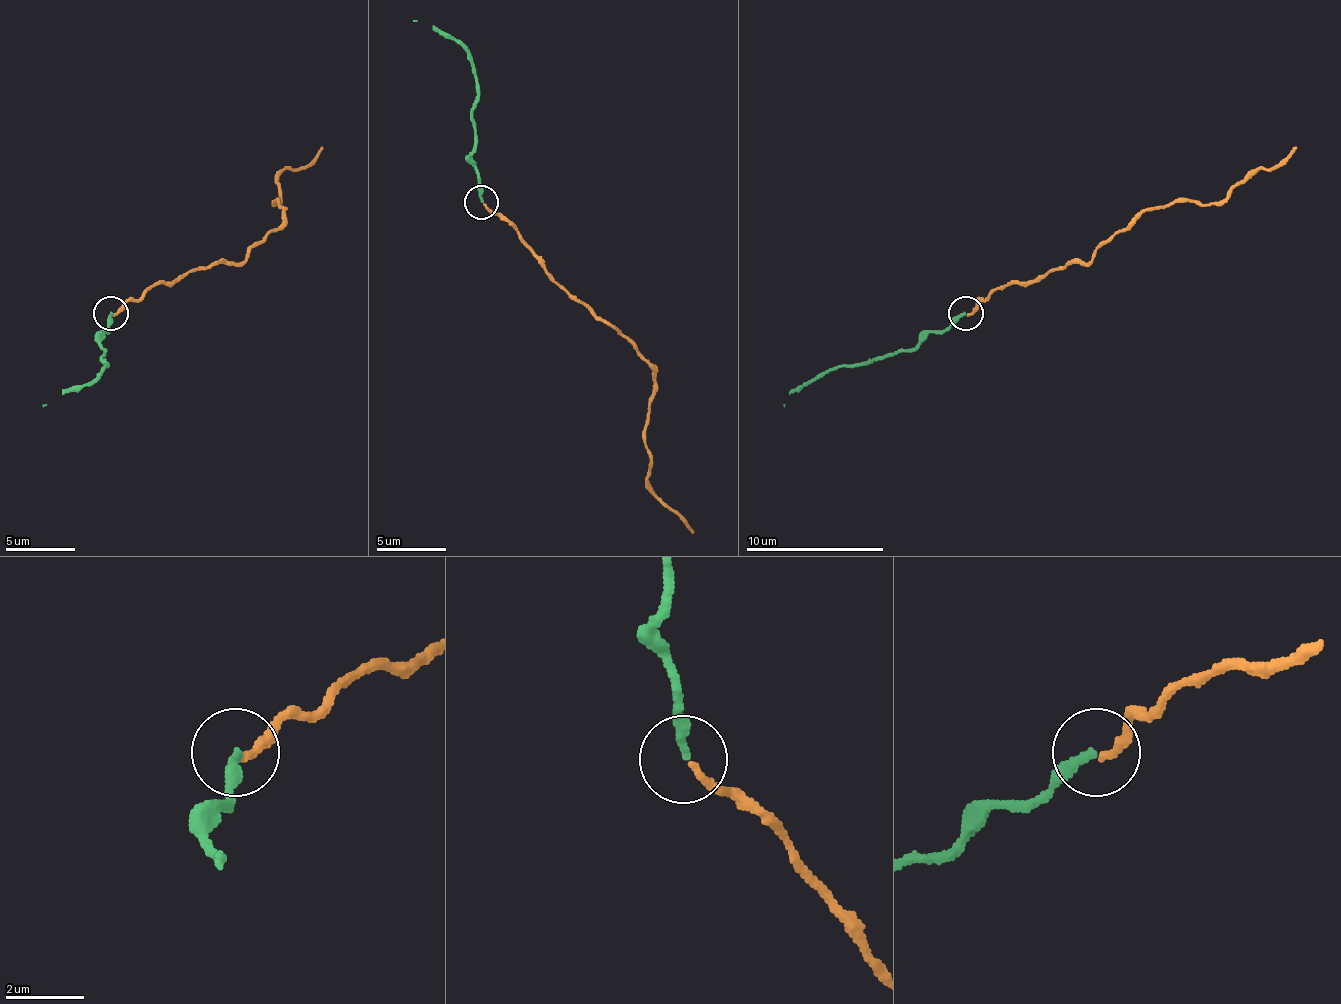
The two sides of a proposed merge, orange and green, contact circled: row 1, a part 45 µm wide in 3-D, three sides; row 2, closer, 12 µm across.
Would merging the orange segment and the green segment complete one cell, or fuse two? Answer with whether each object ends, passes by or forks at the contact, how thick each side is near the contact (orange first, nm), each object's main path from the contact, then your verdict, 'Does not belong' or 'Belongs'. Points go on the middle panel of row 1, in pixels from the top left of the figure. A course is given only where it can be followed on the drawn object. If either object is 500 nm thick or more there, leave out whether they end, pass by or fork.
At the ring orange ends. At the ring green ends. Thickness 200 nm (orange) against 240 nm. Course of orange: (482, 205), (568, 291), (613, 326), (651, 367), (648, 485), (693, 533). Course of green: (482, 201), (475, 167), (471, 115), (478, 94), (475, 63), (433, 25), (413, 21). Belongs

